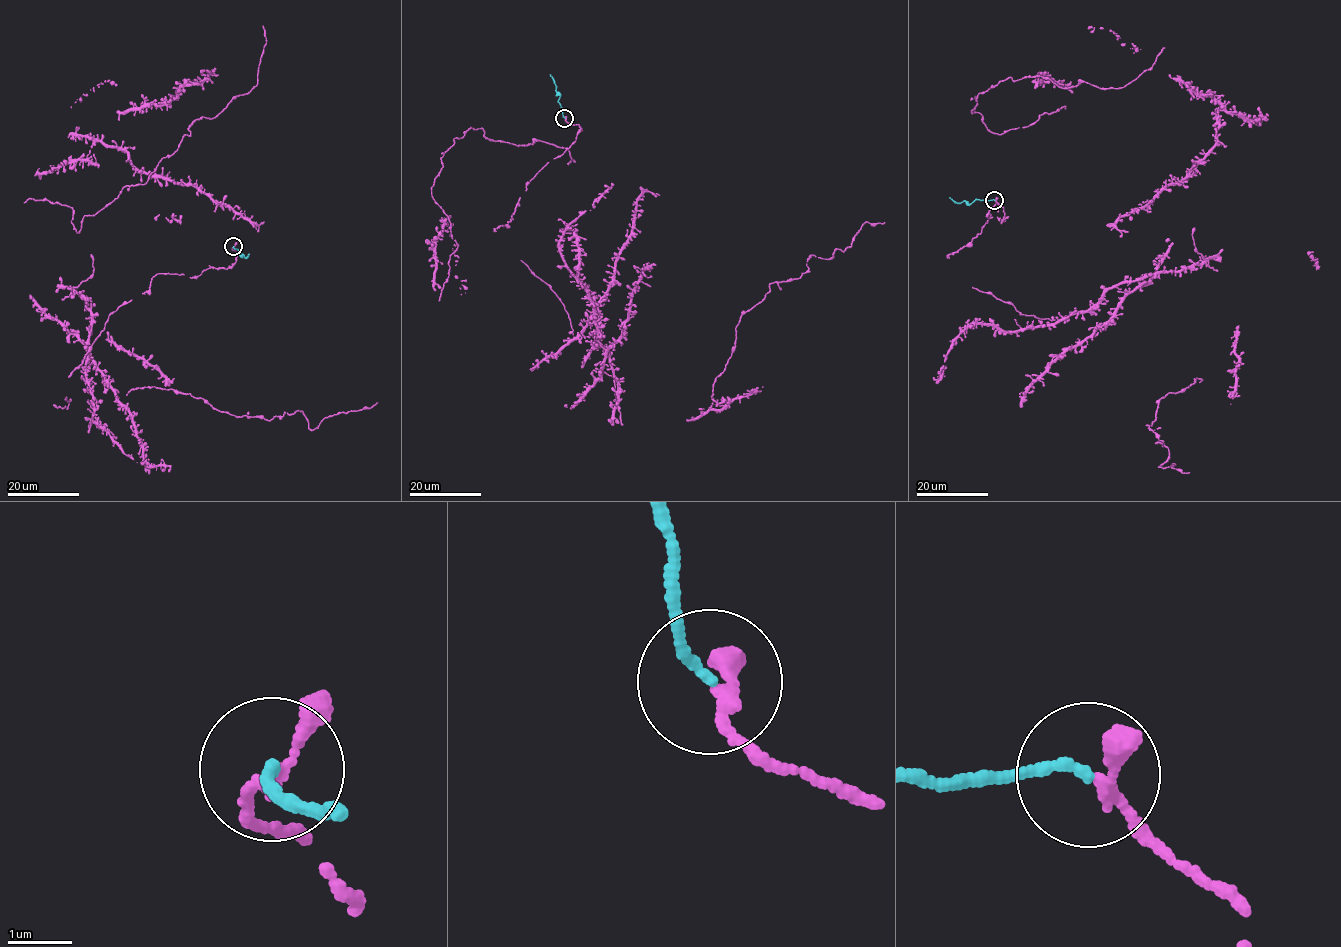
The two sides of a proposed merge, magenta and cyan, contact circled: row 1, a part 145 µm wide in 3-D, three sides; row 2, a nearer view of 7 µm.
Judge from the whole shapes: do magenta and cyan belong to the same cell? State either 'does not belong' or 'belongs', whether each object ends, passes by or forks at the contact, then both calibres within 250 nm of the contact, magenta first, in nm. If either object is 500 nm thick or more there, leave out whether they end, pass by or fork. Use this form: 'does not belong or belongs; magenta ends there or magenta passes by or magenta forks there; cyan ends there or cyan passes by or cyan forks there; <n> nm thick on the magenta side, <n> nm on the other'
belongs; magenta passes by; cyan ends there; 170 nm thick on the magenta side, 150 nm on the other

